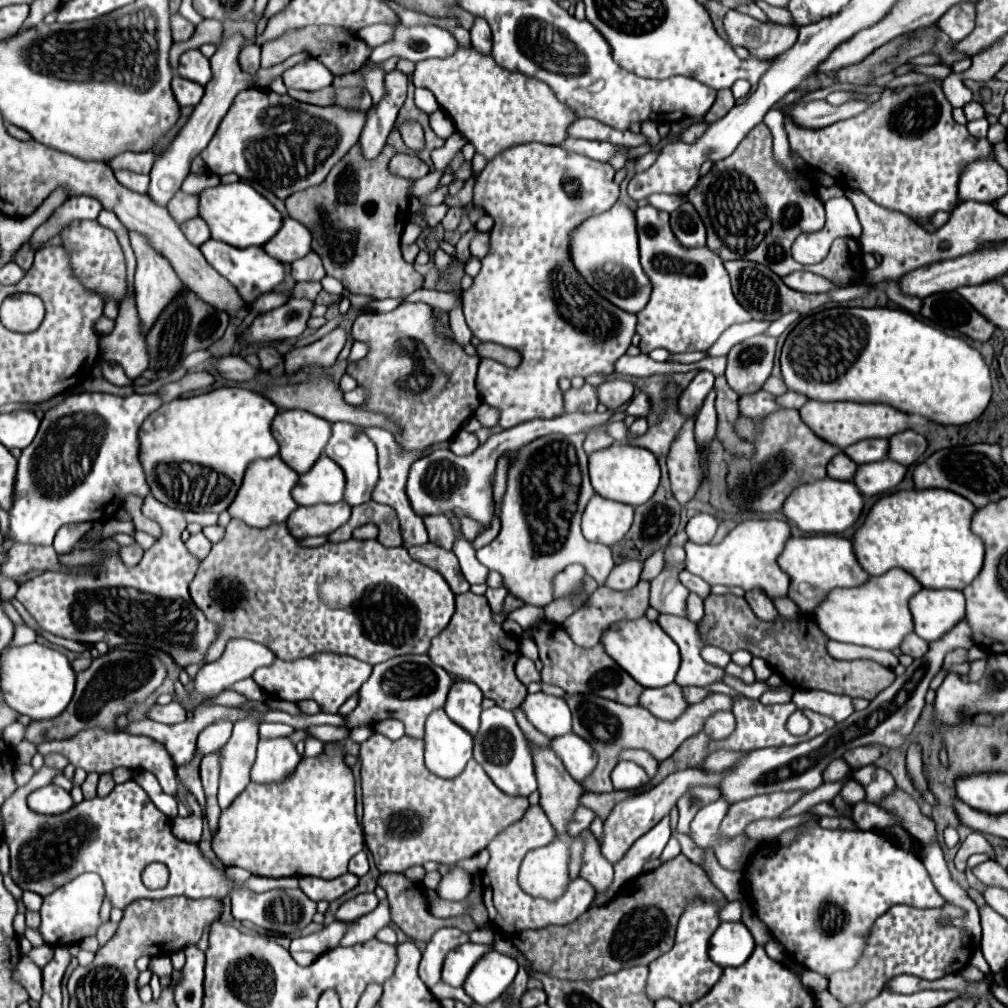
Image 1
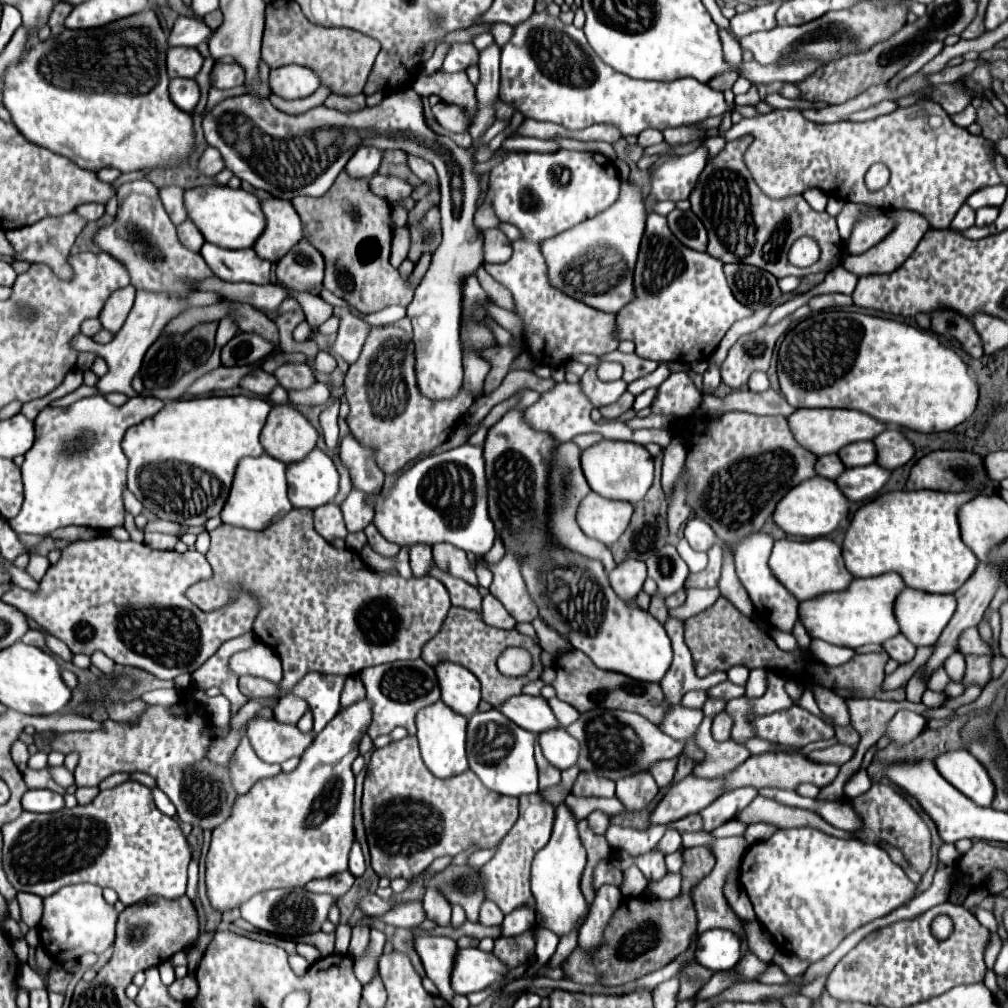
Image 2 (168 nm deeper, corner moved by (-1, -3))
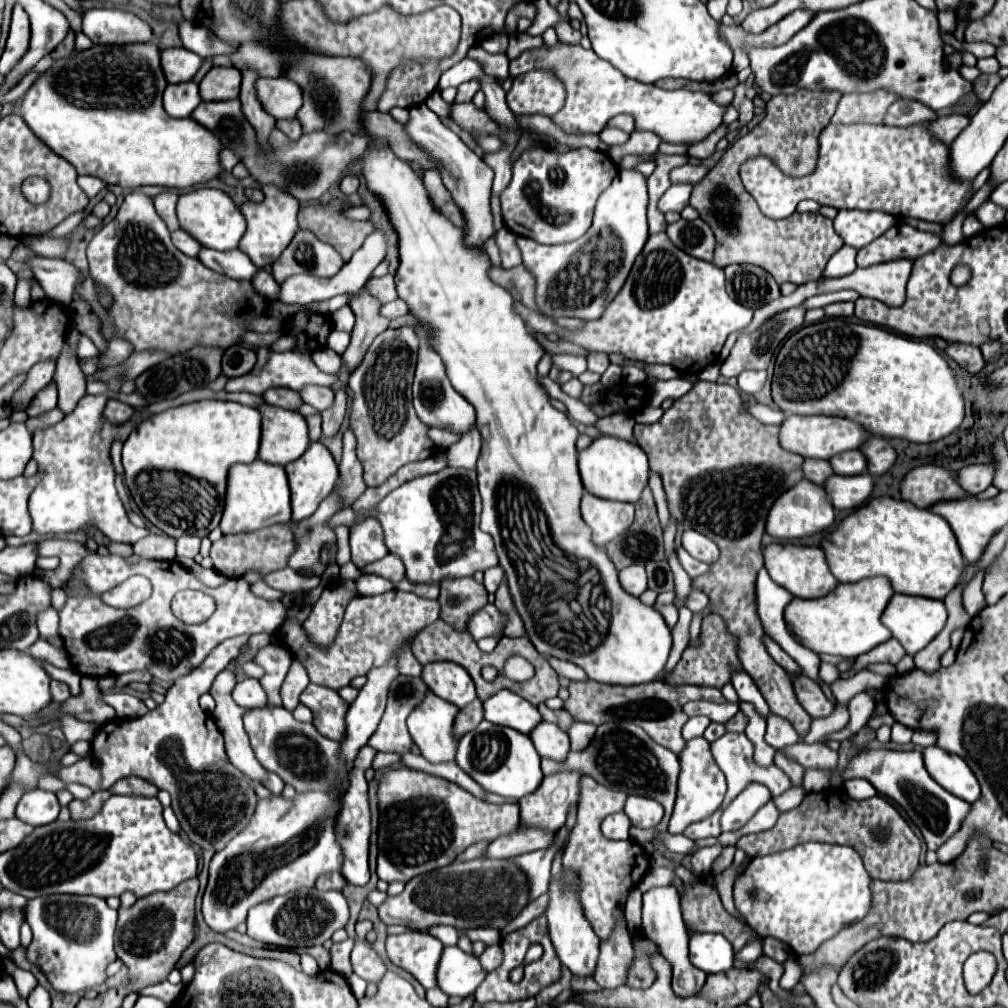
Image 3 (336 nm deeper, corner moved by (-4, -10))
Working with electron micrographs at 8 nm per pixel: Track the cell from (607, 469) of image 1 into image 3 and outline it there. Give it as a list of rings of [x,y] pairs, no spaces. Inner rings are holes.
[[[602,435],[592,445],[584,451],[580,451],[578,457],[578,467],[580,467],[580,477],[584,483],[584,489],[596,497],[602,499],[612,499],[612,501],[628,501],[636,503],[640,499],[646,483],[648,483],[648,457],[642,451],[640,445],[612,437],[612,435]]]

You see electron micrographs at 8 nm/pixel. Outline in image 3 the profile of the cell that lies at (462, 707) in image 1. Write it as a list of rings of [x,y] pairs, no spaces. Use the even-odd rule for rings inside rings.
[[[438,661],[430,663],[422,671],[424,683],[428,683],[430,691],[444,701],[456,705],[456,707],[466,707],[476,699],[476,689],[472,683],[472,677],[468,671],[456,663],[448,661]]]

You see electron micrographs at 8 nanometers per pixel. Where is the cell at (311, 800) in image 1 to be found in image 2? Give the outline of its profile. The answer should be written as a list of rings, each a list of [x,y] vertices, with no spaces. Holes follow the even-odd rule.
[[[369,698],[365,700],[359,700],[355,704],[351,704],[349,708],[341,708],[339,714],[323,728],[323,732],[319,732],[315,736],[315,742],[313,746],[303,754],[299,766],[289,772],[289,774],[279,774],[275,778],[263,778],[259,780],[247,794],[239,796],[235,806],[233,806],[233,814],[229,816],[229,820],[225,820],[221,826],[217,826],[213,830],[213,840],[211,840],[211,848],[207,852],[207,860],[205,860],[205,866],[207,866],[207,876],[205,876],[205,882],[207,882],[207,896],[209,896],[209,902],[213,906],[213,910],[217,912],[227,912],[227,910],[235,910],[239,908],[245,900],[249,900],[253,894],[259,894],[259,892],[265,892],[265,890],[271,890],[271,888],[297,888],[297,886],[305,886],[309,880],[315,880],[315,878],[329,878],[329,876],[335,876],[339,872],[345,872],[347,870],[347,860],[349,860],[349,850],[351,850],[351,844],[353,844],[353,790],[355,790],[355,776],[351,772],[351,764],[353,760],[359,756],[359,742],[363,738],[363,734],[367,732],[369,728],[369,720],[371,720],[371,704],[369,704]]]

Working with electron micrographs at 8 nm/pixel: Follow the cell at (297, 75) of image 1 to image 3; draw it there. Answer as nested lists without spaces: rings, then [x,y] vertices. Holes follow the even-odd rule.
[[[264,77],[256,81],[256,91],[264,109],[276,119],[292,119],[302,107],[302,89],[288,77]]]

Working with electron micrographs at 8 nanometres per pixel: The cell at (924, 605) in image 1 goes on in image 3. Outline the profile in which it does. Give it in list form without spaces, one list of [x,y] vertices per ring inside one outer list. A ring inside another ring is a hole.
[[[894,593],[892,603],[888,603],[888,611],[884,611],[884,625],[892,631],[894,639],[898,639],[906,649],[906,653],[912,657],[946,627],[946,621],[948,621],[948,611],[942,601],[926,597],[908,597],[902,593]]]

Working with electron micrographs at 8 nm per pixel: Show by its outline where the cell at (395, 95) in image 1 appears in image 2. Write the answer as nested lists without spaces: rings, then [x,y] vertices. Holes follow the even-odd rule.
[[[361,146],[351,160],[345,166],[345,172],[353,178],[367,178],[373,176],[377,172],[381,164],[381,150],[379,148],[369,148],[369,146]]]

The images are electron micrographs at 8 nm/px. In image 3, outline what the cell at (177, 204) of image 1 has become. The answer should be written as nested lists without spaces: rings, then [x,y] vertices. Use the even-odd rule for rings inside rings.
[[[164,191],[164,193],[154,197],[156,211],[164,219],[164,223],[168,225],[170,231],[180,229],[180,223],[178,223],[178,217],[176,217],[176,201],[178,201],[178,193],[174,193],[174,191]]]

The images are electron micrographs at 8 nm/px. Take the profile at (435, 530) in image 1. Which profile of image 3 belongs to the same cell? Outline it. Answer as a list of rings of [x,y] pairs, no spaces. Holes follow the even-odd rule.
[[[474,577],[444,579],[440,583],[440,619],[452,623],[456,629],[466,629],[466,621],[472,611],[478,611],[488,603],[488,593]]]

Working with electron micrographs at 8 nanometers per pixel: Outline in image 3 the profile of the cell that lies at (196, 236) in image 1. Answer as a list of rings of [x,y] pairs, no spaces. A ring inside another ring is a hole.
[[[184,229],[172,233],[172,243],[174,243],[184,255],[188,255],[188,257],[198,257],[198,253],[200,253],[200,249],[202,249],[202,245],[200,245],[190,233],[186,233]]]

